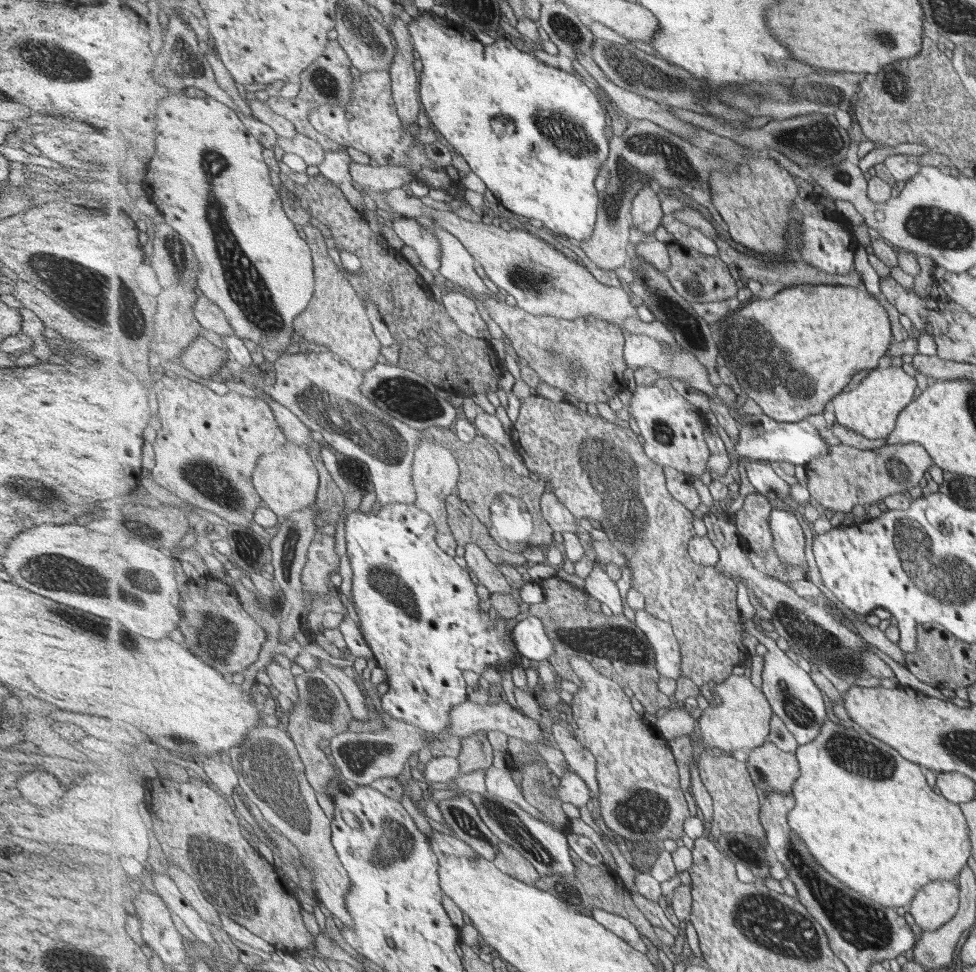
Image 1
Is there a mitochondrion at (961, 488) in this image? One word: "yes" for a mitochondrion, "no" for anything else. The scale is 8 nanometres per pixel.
yes

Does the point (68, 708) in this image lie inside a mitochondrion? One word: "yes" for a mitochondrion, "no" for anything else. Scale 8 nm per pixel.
no

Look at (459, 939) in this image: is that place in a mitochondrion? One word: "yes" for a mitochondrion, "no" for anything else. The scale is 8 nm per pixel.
no

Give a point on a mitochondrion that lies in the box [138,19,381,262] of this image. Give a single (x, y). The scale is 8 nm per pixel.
(213, 162)

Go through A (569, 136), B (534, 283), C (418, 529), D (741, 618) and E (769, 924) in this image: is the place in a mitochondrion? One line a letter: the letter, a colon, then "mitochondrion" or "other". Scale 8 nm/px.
A: mitochondrion
B: mitochondrion
C: other
D: other
E: mitochondrion

